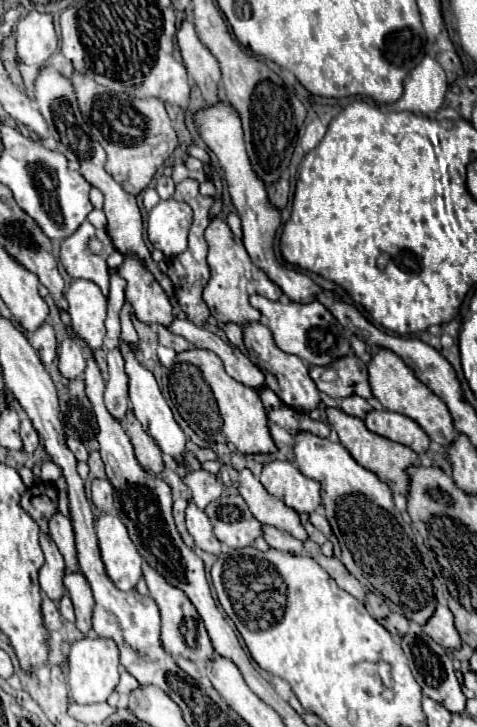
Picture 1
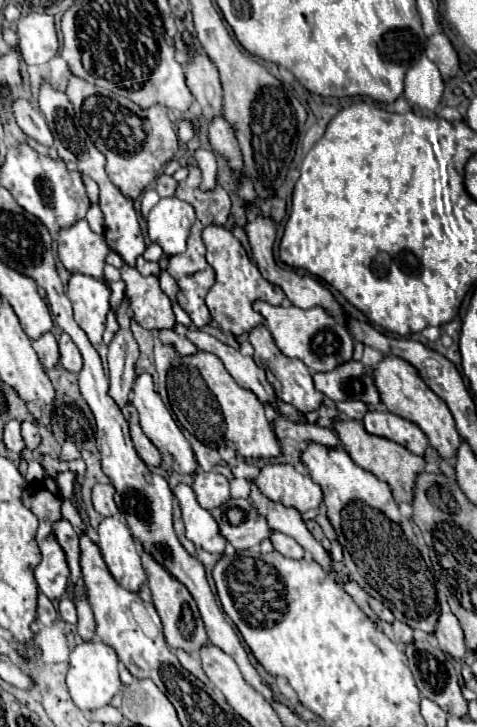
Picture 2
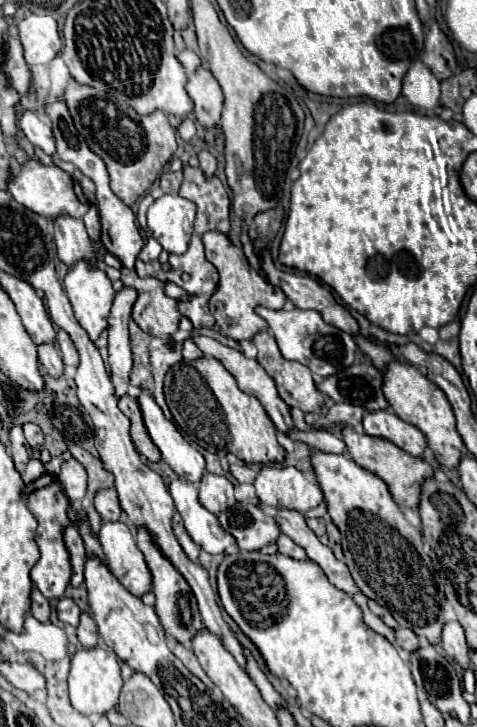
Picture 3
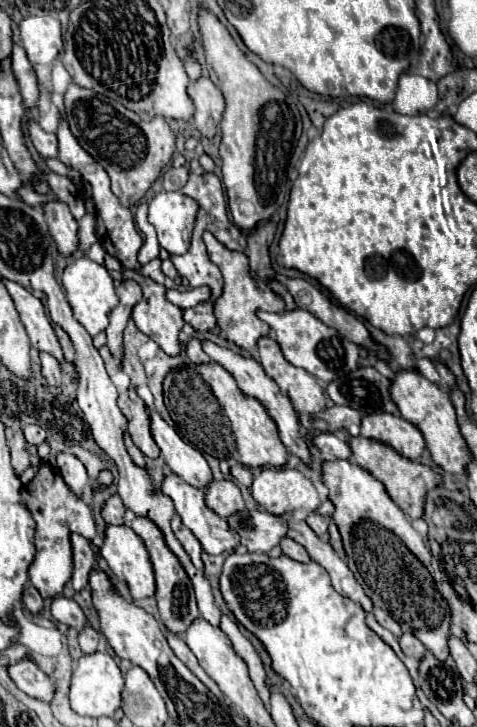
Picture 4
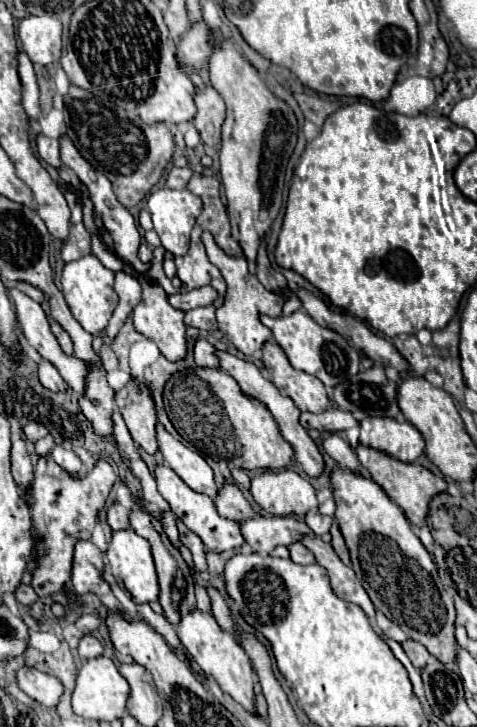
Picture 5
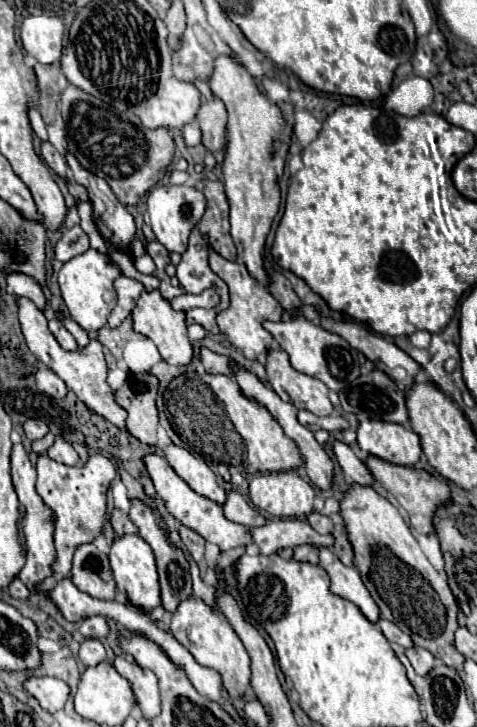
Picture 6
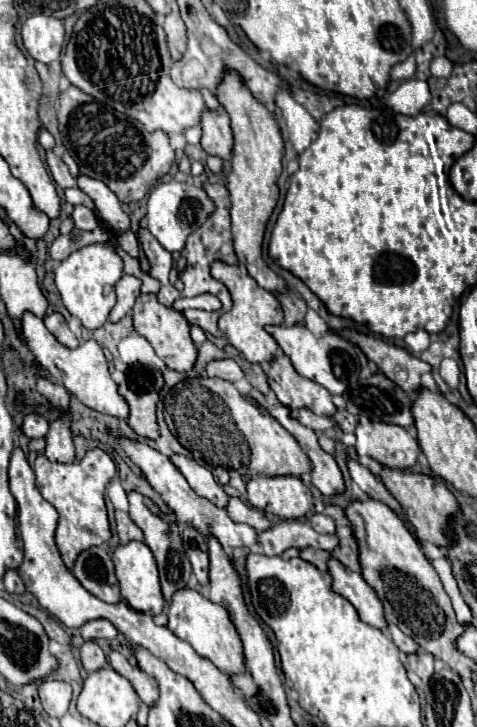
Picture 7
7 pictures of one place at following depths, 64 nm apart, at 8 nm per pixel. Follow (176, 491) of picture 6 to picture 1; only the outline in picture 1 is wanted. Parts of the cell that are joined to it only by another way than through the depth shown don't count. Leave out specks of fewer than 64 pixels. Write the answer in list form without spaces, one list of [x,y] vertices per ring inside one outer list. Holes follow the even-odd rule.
[[[188,498],[186,526],[188,526],[188,532],[190,532],[190,536],[194,538],[194,544],[196,544],[198,548],[202,548],[204,552],[210,552],[210,554],[220,554],[222,542],[214,536],[214,528],[212,528],[212,522],[208,520],[206,512],[200,510],[200,508],[192,502],[192,498]]]

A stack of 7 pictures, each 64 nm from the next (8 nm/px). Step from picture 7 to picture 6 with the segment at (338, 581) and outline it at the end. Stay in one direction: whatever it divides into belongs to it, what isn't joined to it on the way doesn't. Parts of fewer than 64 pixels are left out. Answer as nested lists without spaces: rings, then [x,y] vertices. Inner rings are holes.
[[[318,546],[320,550],[320,564],[322,568],[328,572],[330,580],[332,580],[332,586],[330,590],[350,602],[354,602],[360,612],[370,620],[370,622],[376,622],[380,620],[380,608],[378,604],[372,600],[368,588],[364,586],[364,582],[360,580],[360,574],[356,572],[356,568],[348,568],[344,566],[338,556],[330,550],[330,548],[324,548],[324,546]]]

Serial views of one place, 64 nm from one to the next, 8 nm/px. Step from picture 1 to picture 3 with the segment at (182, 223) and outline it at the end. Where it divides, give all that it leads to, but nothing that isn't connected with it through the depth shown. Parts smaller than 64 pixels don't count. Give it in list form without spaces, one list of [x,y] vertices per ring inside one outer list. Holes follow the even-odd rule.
[[[162,194],[148,208],[148,228],[170,254],[184,254],[192,236],[196,204],[178,194]]]

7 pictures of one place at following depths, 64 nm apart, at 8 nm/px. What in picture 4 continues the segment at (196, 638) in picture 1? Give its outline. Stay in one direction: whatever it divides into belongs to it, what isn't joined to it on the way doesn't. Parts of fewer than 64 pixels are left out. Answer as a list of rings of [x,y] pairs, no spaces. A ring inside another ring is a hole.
[[[134,516],[130,526],[140,538],[144,538],[148,554],[150,554],[150,560],[154,564],[154,572],[156,572],[156,602],[158,602],[158,610],[160,610],[160,620],[170,632],[184,634],[188,624],[198,618],[198,608],[196,608],[192,582],[188,580],[188,574],[184,572],[180,560],[164,544],[164,534],[160,532],[160,528],[156,528],[156,524],[152,524],[152,520],[148,520],[144,516]]]

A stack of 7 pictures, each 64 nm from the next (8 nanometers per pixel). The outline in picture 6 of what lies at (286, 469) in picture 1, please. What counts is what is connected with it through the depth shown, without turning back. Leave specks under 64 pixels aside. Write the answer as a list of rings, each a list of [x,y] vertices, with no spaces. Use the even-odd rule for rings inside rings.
[[[296,472],[254,474],[250,500],[256,508],[278,518],[306,518],[314,510],[314,488]]]

